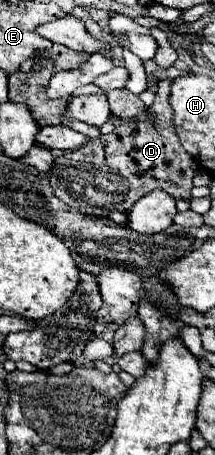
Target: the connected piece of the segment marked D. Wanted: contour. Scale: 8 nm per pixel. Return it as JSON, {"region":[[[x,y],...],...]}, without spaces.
{"region":[[[163,79],[157,83],[158,93],[153,104],[148,108],[148,118],[137,121],[133,125],[123,123],[115,131],[101,135],[99,139],[91,139],[85,147],[69,153],[61,153],[55,157],[53,167],[49,169],[49,185],[53,185],[53,193],[67,203],[71,209],[79,207],[105,207],[105,209],[121,209],[127,211],[133,203],[153,189],[165,189],[175,199],[191,199],[193,177],[197,169],[197,161],[185,153],[181,139],[173,129],[173,109],[169,109],[170,87],[173,79]]]}

